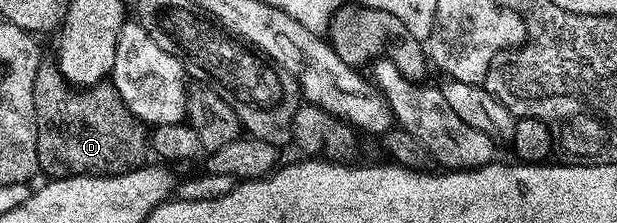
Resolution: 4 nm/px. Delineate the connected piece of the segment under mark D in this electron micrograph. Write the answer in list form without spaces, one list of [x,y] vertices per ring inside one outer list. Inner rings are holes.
[[[44,64],[35,77],[33,107],[37,119],[37,151],[39,168],[48,178],[86,177],[125,173],[144,164],[143,156],[149,153],[149,133],[144,122],[128,112],[114,84],[100,83],[79,95],[73,92],[54,64]]]

